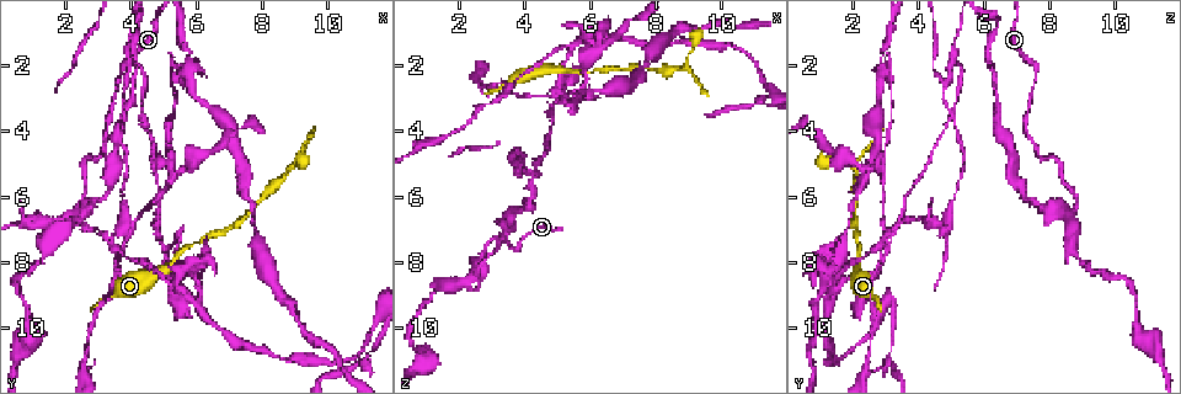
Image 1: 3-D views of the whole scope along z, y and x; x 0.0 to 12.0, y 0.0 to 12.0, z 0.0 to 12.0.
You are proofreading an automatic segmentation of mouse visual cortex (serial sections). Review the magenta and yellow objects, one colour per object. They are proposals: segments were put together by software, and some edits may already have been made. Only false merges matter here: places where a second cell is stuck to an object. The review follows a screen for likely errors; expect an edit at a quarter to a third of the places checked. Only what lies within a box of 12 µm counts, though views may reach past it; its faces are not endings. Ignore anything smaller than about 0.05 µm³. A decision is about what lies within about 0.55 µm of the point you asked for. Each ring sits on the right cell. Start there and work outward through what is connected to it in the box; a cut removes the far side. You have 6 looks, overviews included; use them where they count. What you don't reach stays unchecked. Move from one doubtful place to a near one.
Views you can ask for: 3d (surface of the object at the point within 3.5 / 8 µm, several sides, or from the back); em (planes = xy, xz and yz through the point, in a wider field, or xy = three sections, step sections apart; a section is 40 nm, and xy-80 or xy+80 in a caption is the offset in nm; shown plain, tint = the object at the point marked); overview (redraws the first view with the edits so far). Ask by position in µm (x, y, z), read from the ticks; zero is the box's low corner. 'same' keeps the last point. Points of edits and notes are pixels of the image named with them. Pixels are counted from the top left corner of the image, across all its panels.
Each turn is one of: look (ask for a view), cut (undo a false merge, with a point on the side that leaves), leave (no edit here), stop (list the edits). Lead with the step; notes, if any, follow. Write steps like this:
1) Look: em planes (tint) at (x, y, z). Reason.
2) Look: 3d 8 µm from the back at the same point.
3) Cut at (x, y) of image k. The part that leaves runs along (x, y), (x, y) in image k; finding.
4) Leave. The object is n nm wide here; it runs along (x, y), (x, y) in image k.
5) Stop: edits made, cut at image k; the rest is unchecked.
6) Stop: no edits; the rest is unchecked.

Look: 3d 8 µm at (3.6, 2.4, 7.6). Narrows sharply.

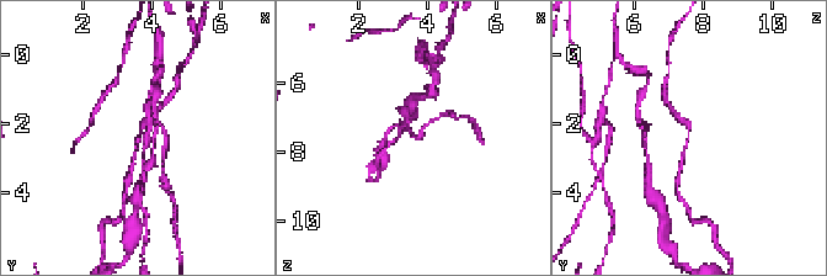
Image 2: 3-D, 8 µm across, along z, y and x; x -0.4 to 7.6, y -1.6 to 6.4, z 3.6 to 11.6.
Look: em xy step 2 (tint) at (3.7, 2.3, 7.6). The arms are 150, 150 nm wide; now the EM.

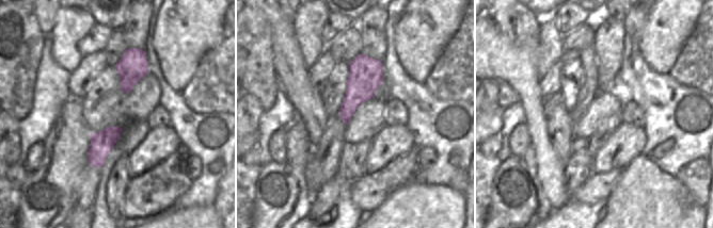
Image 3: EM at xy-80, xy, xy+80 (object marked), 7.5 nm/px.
Leave. It runs along (155, 110), (142, 128), (132, 168) in image 2; all the same cell.

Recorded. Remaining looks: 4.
Look: 3d 3.5 µm from the back at (2.6, 4.8, 8.2).

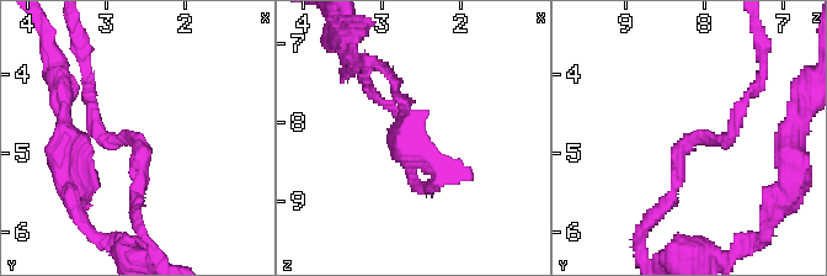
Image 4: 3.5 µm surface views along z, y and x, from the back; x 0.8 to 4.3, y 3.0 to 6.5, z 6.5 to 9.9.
Look: em xy step 5 (tint) at (2.60, 4.80, 8.20).

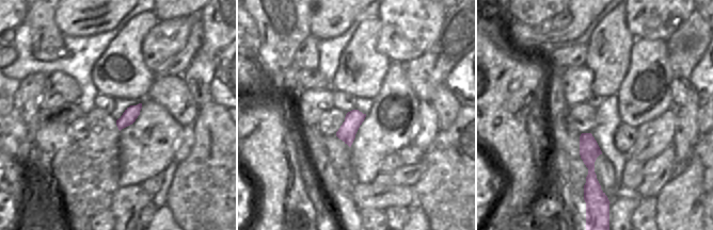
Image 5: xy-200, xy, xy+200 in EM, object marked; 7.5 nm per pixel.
Look: em xy step 1 (tint) at the same point. Cut it another way.

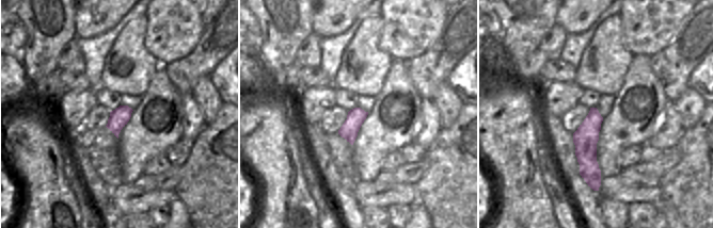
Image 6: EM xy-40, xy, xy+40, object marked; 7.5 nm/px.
Leave. The arms are 150, 150 nm wide; it runs along (91, 117), (102, 139), (140, 139), (135, 211) in image 4; all the same cell.

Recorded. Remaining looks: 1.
Stop: no edits; the rest is unchecked.

